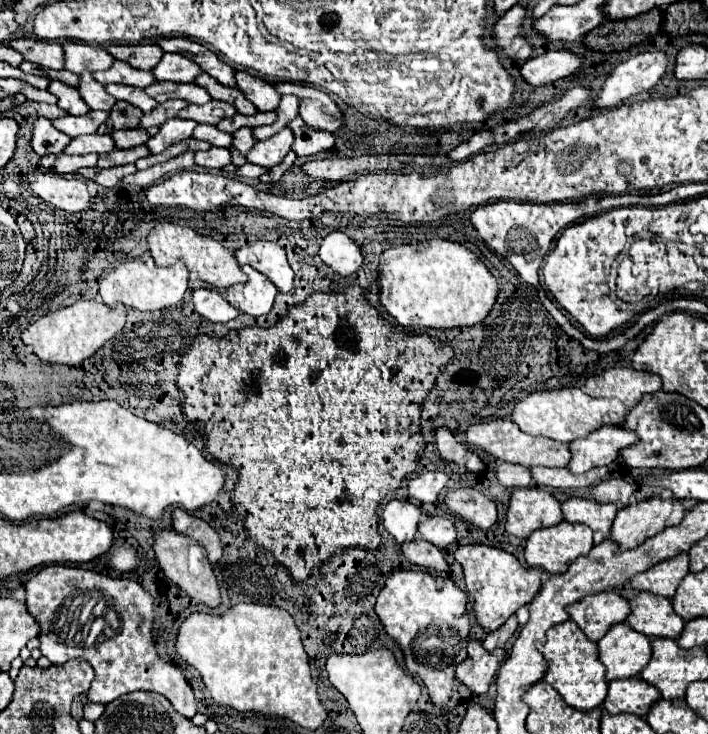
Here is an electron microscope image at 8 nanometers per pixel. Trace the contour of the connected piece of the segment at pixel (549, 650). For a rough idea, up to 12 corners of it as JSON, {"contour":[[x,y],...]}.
{"contour":[[574,621],[546,631],[544,681],[590,711],[608,691],[606,669]]}

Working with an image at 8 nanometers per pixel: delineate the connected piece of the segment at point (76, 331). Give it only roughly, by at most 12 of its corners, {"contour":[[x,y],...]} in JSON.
{"contour":[[98,301],[44,315],[22,341],[46,363],[80,365],[126,323]]}

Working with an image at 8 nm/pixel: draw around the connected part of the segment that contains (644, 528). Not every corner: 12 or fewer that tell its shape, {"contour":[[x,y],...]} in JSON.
{"contour":[[652,497],[618,511],[610,541],[620,551],[680,523],[676,499]]}

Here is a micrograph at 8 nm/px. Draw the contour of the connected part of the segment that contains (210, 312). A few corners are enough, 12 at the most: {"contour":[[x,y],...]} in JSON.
{"contour":[[196,289],[196,311],[212,323],[228,323],[238,311],[216,289]]}

